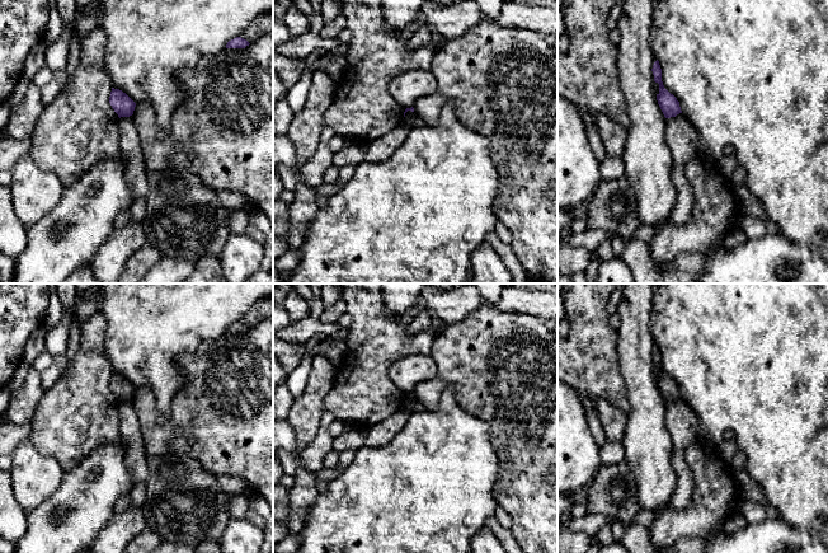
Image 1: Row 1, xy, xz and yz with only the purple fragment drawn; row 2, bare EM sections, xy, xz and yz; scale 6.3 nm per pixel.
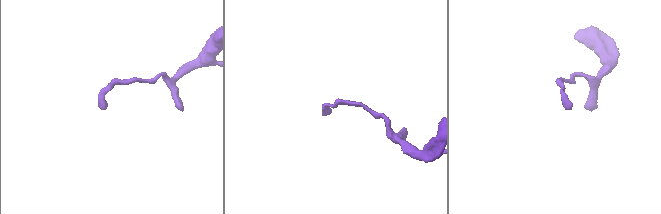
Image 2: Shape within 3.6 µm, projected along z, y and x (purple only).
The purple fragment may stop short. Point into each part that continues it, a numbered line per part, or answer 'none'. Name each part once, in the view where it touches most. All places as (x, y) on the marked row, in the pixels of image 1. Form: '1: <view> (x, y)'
none

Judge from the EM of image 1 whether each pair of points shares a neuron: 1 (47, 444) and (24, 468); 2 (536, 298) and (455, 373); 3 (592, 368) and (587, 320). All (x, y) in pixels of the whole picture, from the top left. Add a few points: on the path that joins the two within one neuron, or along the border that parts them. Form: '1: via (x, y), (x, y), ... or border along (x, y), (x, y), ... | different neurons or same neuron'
1: border along (28, 439), (37, 450), (51, 455), (64, 469) | different neurons
2: border along (494, 305), (500, 309), (526, 312), (544, 318) | different neurons
3: via (591, 356), (591, 332) | same neuron

